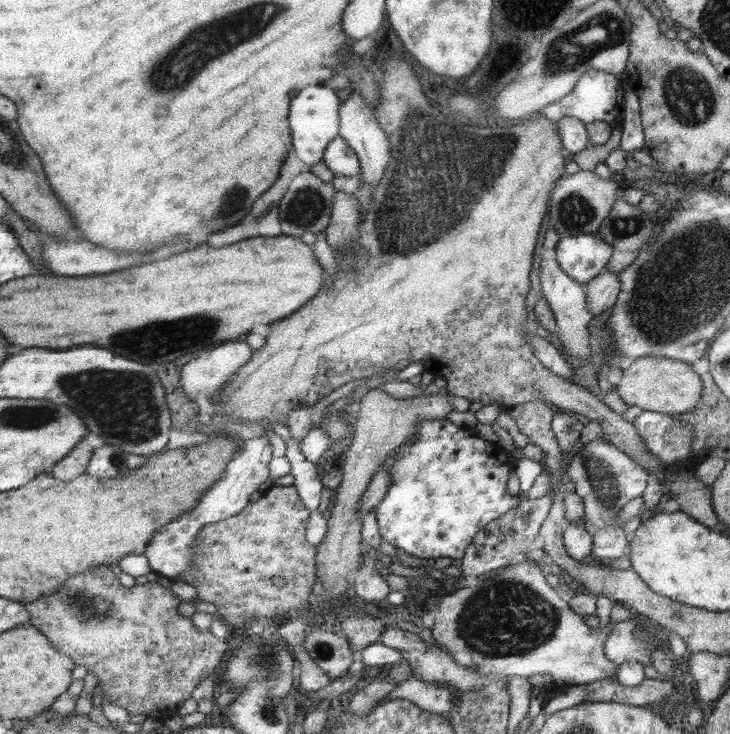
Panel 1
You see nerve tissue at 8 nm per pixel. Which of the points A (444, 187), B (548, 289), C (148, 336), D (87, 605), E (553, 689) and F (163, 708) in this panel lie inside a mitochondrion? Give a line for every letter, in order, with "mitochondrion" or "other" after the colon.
A: mitochondrion
B: other
C: mitochondrion
D: mitochondrion
E: other
F: other

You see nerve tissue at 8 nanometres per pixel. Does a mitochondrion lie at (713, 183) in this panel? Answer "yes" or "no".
no

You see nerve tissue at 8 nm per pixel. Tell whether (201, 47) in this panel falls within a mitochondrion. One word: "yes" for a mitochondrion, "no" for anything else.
yes

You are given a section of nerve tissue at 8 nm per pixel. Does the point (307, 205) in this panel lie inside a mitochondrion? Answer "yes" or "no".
yes

